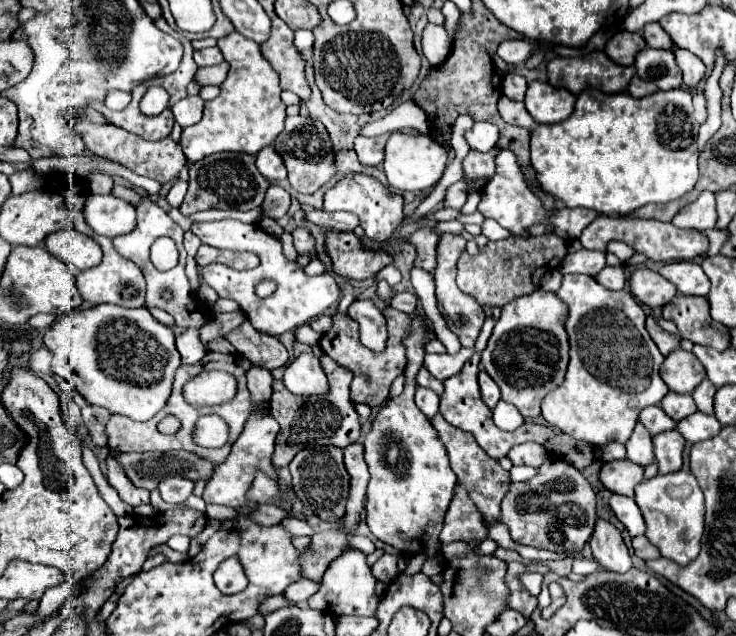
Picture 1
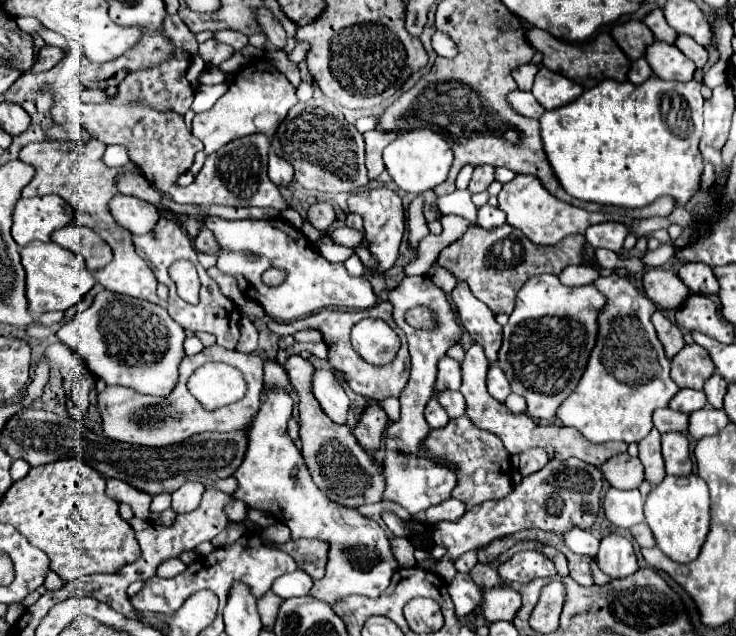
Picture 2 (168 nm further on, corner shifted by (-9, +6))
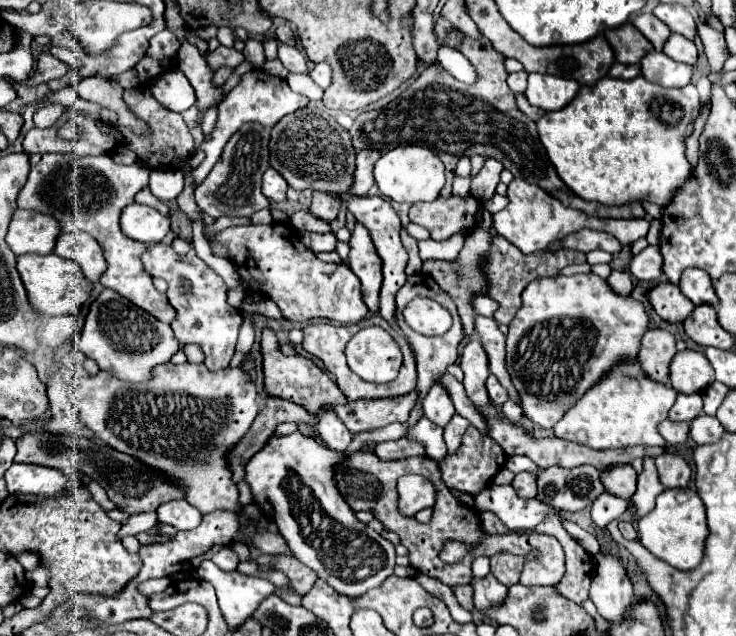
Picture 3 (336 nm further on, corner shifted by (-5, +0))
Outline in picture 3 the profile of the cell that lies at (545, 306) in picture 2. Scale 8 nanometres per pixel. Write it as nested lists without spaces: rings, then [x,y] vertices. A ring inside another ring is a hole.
[[[596,274],[530,282],[506,336],[506,366],[520,392],[524,416],[542,428],[554,428],[566,410],[614,366],[636,360],[648,324],[642,302],[614,294],[608,282]]]

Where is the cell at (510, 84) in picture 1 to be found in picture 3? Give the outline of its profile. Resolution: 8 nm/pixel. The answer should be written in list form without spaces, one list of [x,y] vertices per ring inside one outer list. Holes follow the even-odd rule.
[[[522,70],[522,72],[516,72],[516,74],[510,74],[508,76],[508,86],[510,86],[510,90],[512,92],[524,92],[526,90],[526,72]]]

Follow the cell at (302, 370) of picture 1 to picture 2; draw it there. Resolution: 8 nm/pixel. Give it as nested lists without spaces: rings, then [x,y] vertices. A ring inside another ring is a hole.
[[[314,370],[312,376],[312,394],[320,402],[322,410],[338,424],[346,422],[350,400],[342,388],[342,384],[336,380],[336,376],[328,370]]]

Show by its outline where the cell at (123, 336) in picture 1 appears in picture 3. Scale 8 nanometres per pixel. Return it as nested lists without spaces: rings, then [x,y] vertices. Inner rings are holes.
[[[104,288],[102,294],[90,304],[84,330],[78,336],[78,348],[88,358],[94,358],[100,370],[106,370],[112,376],[128,382],[144,382],[150,378],[150,372],[156,364],[168,362],[172,354],[180,350],[180,344],[174,338],[170,324],[156,320],[114,290]]]

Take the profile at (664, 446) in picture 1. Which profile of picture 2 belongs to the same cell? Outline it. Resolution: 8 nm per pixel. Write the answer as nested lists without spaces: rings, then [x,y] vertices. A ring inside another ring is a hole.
[[[682,432],[662,434],[662,456],[666,472],[674,476],[686,476],[692,472],[692,460],[688,450],[688,438]]]

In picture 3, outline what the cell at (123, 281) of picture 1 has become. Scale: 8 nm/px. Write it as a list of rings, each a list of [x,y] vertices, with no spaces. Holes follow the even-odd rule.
[[[32,154],[30,156],[30,174],[20,190],[18,208],[50,214],[56,220],[84,220],[94,230],[94,238],[102,242],[104,256],[108,262],[108,270],[102,274],[100,284],[128,298],[138,308],[156,316],[160,322],[174,322],[176,310],[170,306],[168,298],[158,292],[152,284],[150,274],[146,274],[142,266],[142,250],[146,244],[126,238],[120,230],[120,214],[122,210],[134,202],[138,190],[148,186],[148,170],[132,166],[122,166],[112,160],[110,154],[98,156],[74,156],[74,154]],[[98,208],[98,210],[94,210]],[[100,232],[100,234],[96,234]]]

